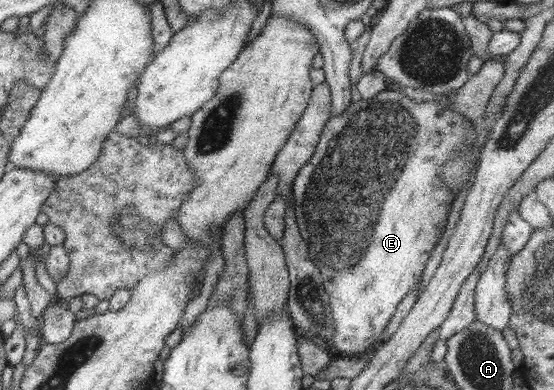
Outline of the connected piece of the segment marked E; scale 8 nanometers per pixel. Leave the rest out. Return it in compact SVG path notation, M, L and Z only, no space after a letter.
M385 89L372 99L359 99L351 103L341 115L330 116L323 127L317 148L307 163L299 169L292 181L292 199L296 224L299 235L307 243L307 259L311 259L320 271L322 279L328 287L330 315L332 316L332 344L330 350L335 355L357 357L367 354L367 349L374 348L378 343L387 323L397 310L397 305L409 291L415 289L420 282L421 271L425 266L431 249L441 237L441 228L445 227L446 213L453 201L453 194L449 187L445 187L441 177L441 166L445 160L453 158L465 146L465 134L473 124L471 119L449 111L448 105L435 104L433 101L416 103L408 99L399 90Z

